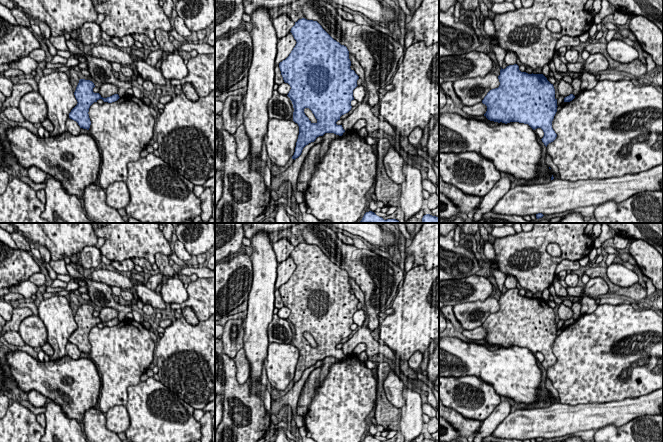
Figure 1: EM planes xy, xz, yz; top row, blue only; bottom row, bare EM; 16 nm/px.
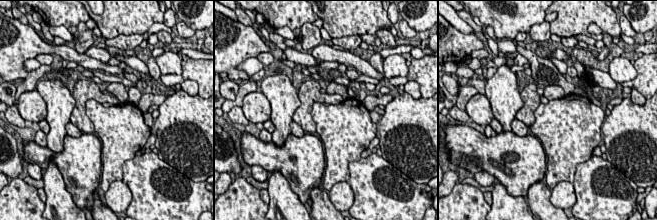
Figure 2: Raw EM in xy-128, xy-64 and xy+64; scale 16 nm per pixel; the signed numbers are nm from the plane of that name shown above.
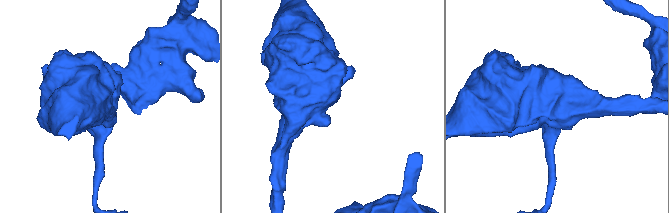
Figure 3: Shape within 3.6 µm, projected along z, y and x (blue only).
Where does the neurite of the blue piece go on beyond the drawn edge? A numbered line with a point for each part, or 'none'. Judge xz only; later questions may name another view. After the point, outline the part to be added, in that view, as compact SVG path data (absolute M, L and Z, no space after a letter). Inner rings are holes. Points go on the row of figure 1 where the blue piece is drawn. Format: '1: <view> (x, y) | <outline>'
none

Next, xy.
none

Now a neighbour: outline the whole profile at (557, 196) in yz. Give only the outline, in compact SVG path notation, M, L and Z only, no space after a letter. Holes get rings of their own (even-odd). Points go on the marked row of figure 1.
M663 164L621 177L577 181L554 178L548 183L532 183L510 188L491 211L524 217L599 206L608 201L619 203L639 192L660 191L661 181L663 181Z

